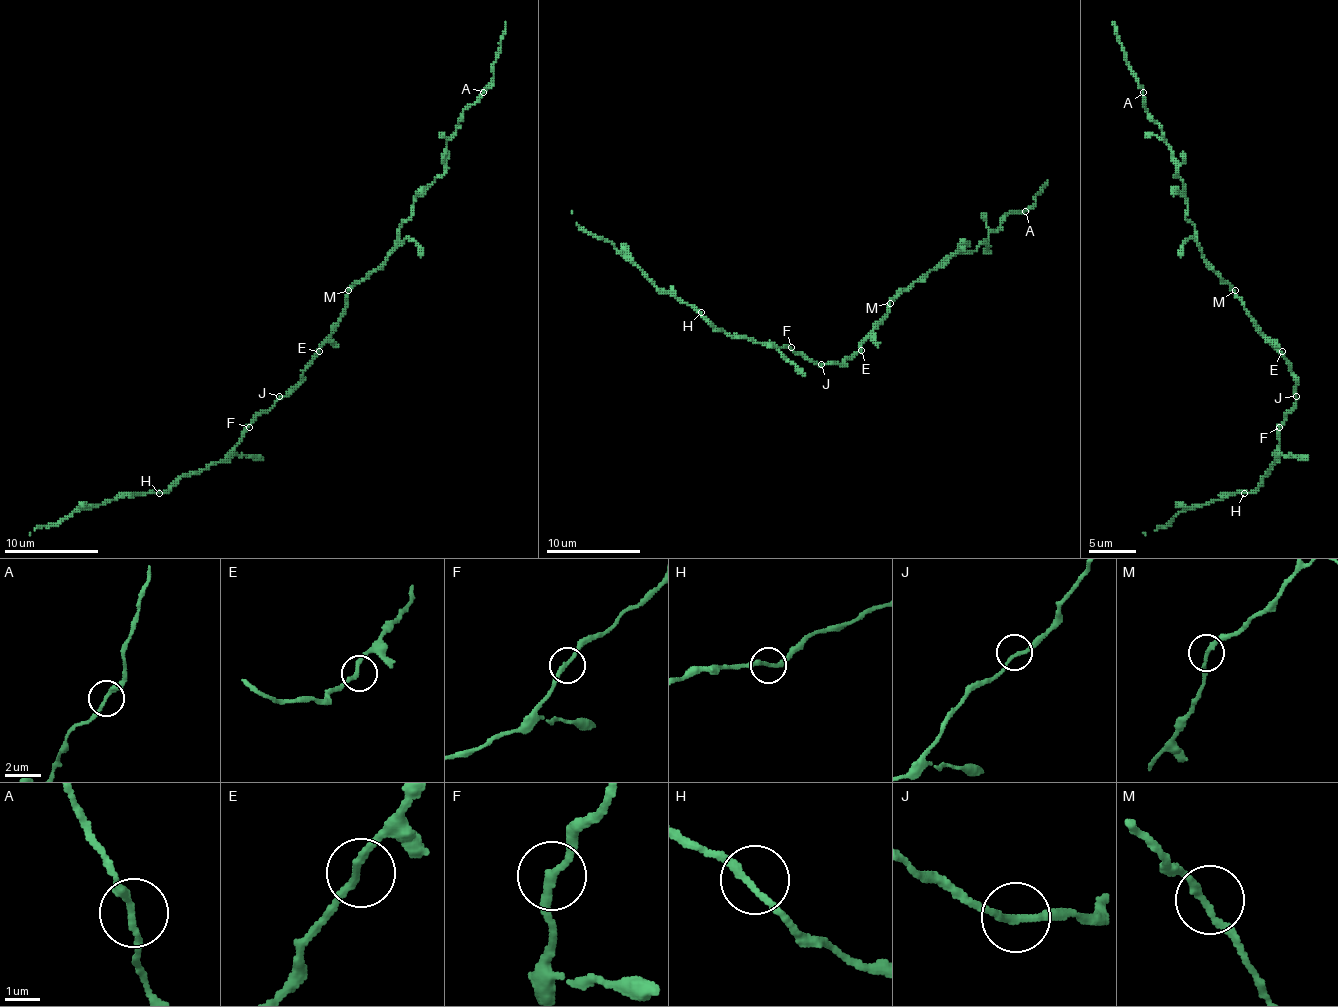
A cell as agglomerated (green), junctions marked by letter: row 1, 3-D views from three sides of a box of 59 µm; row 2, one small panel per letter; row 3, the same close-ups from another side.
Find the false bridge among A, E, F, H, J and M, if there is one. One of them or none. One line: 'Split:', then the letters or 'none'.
Split: none

